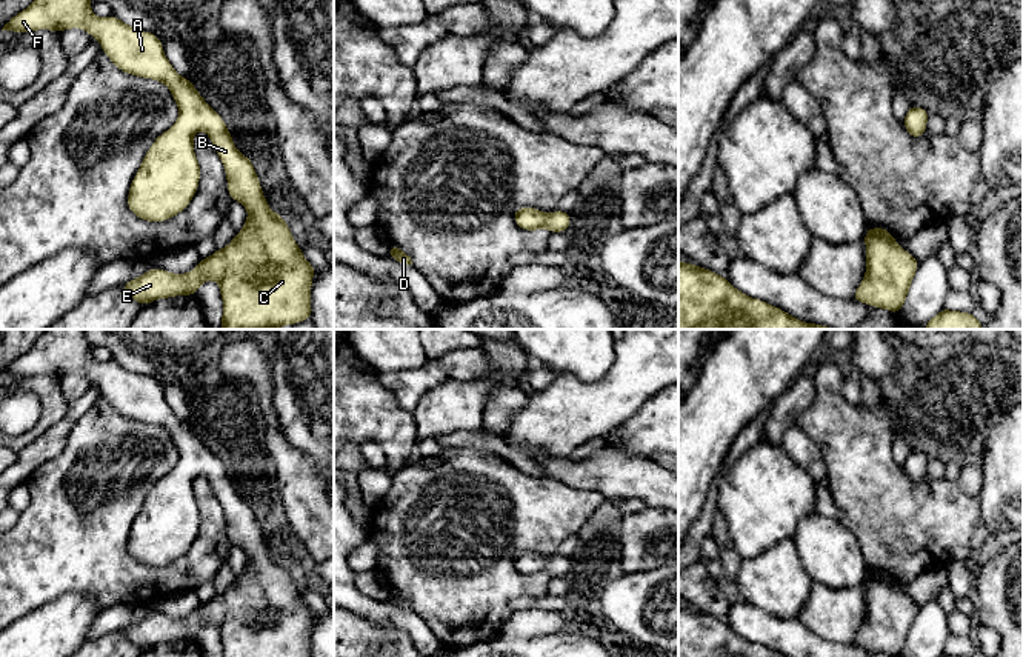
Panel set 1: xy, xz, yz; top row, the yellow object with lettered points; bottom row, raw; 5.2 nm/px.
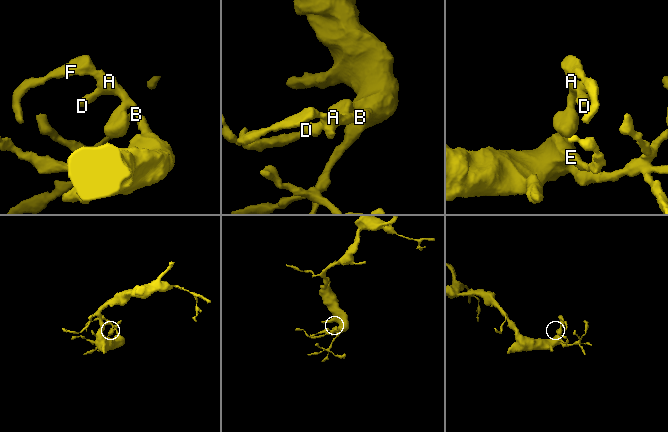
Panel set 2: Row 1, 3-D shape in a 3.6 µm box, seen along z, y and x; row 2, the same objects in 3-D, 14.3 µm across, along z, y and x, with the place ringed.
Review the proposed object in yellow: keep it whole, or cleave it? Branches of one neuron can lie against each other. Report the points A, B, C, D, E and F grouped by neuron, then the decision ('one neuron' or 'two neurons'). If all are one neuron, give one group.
A B C D E F; one neuron

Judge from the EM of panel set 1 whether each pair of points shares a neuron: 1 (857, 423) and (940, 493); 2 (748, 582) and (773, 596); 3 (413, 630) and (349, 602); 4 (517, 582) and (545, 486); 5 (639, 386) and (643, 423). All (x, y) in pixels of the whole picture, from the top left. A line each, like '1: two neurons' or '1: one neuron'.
1: one neuron
2: one neuron
3: one neuron
4: one neuron
5: two neurons

